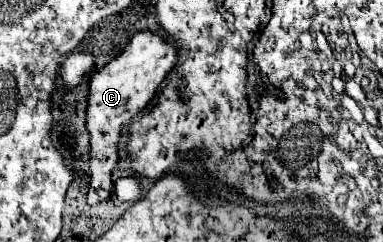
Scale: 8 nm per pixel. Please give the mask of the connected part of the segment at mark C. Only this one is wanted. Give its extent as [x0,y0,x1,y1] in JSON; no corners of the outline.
[86,31,178,205]

